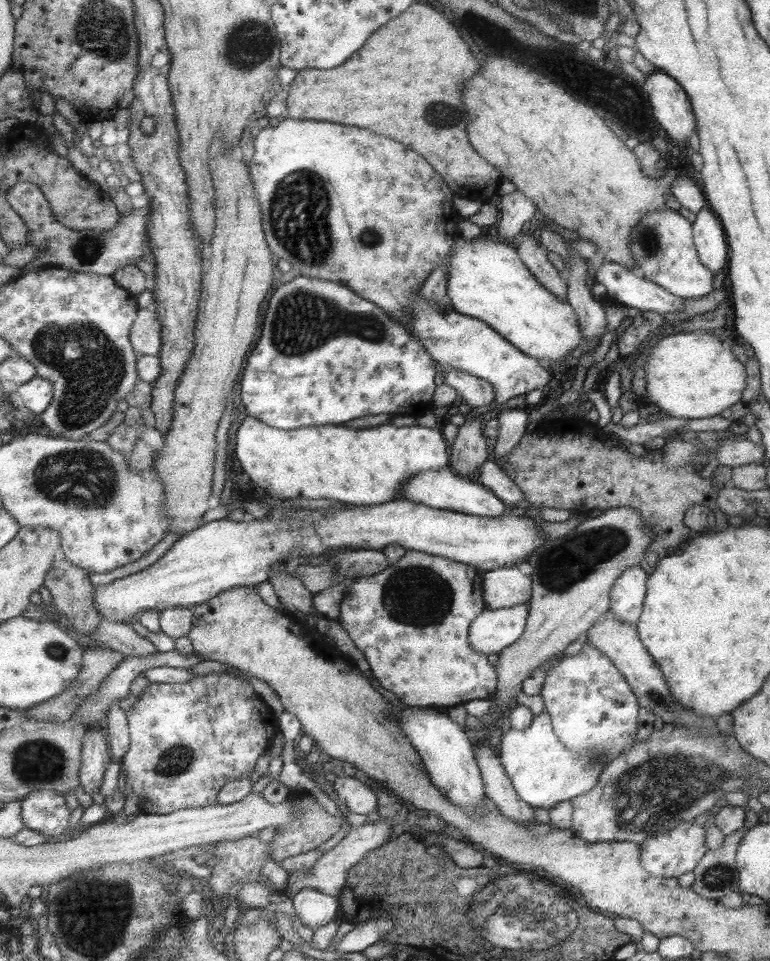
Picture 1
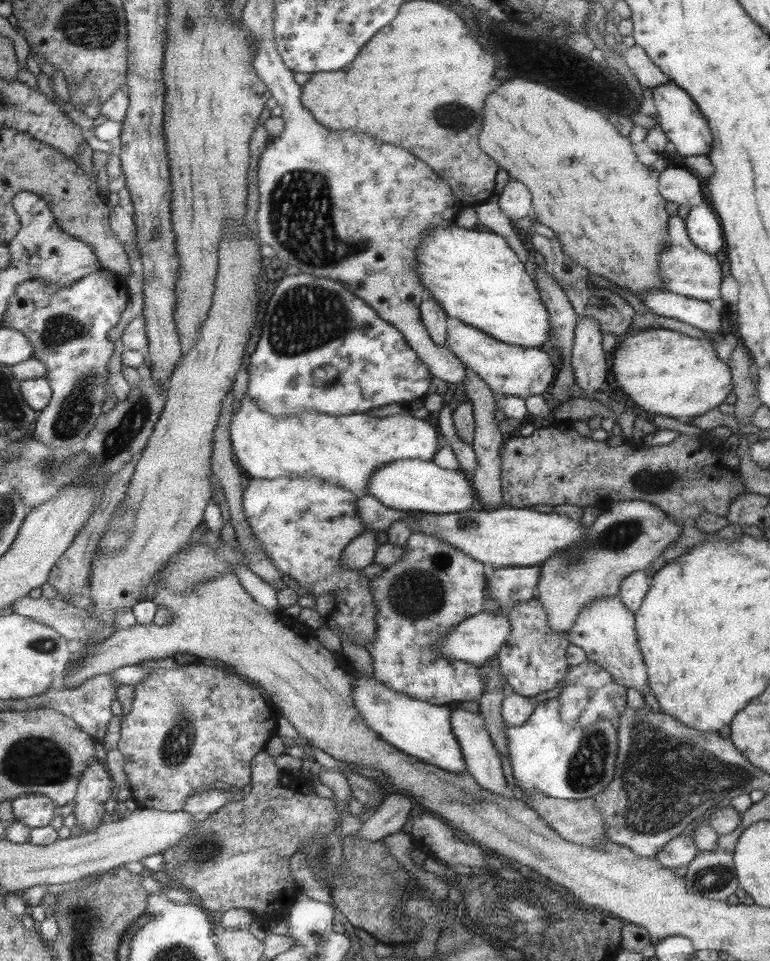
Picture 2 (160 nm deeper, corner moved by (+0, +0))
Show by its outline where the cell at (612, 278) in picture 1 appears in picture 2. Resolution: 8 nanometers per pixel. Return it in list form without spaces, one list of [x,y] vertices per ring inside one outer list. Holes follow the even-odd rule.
[[[667,290],[650,292],[641,302],[652,310],[653,314],[686,323],[710,337],[720,332],[721,311],[711,308],[707,302],[673,294]]]

